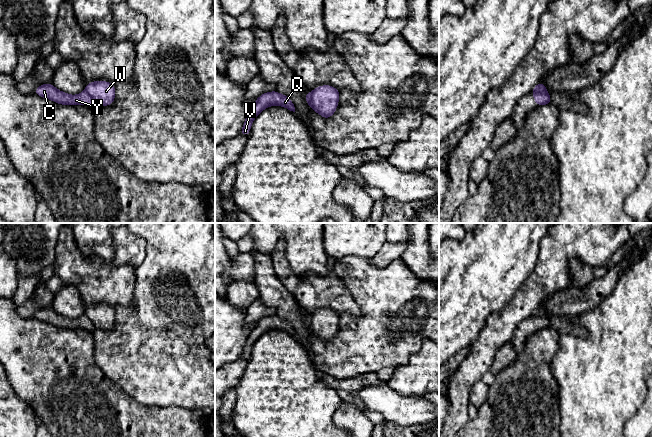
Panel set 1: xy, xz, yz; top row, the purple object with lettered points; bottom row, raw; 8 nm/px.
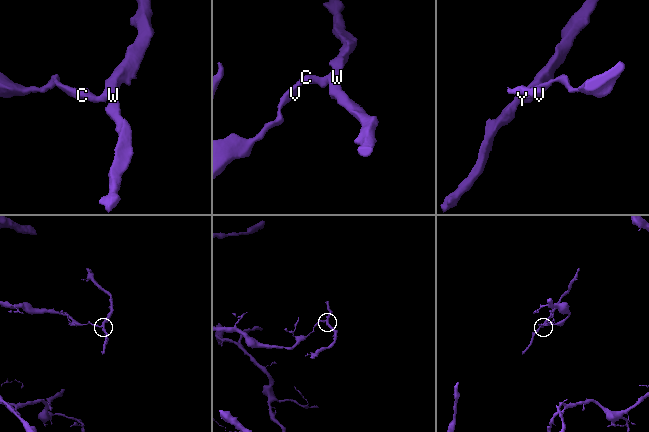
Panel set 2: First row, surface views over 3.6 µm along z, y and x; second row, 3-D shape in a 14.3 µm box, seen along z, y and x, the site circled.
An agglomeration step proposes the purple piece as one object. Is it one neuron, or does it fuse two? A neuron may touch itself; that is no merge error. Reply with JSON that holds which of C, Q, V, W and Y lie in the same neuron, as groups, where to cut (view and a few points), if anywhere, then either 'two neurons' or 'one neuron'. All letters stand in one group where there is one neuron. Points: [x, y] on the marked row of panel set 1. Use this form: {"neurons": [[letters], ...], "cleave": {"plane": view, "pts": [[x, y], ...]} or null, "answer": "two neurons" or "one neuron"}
{"neurons": [["C", "Q", "V", "Y"], ["W"]], "cleave": {"plane": "xz", "pts": [[309, 92], [311, 106]]}, "answer": "two neurons"}

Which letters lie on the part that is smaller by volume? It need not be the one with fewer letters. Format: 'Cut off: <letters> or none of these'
Cut off: W

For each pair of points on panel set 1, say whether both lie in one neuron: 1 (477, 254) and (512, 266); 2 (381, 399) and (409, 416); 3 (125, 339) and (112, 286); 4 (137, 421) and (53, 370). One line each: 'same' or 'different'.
1: same
2: same
3: different
4: same

